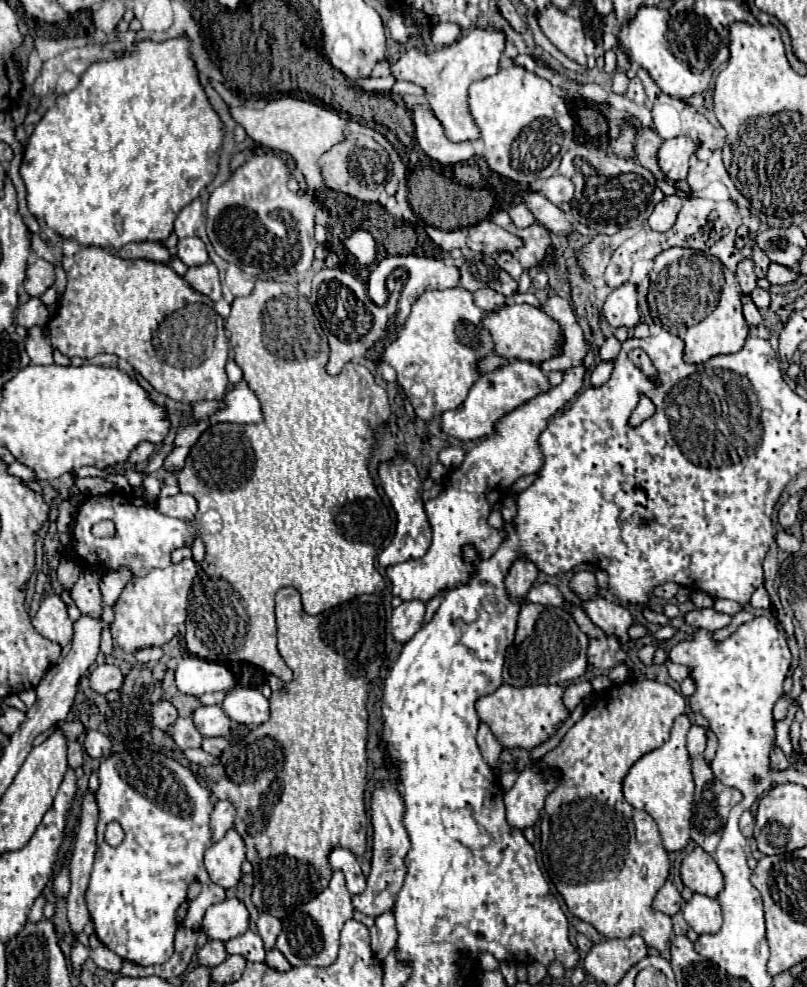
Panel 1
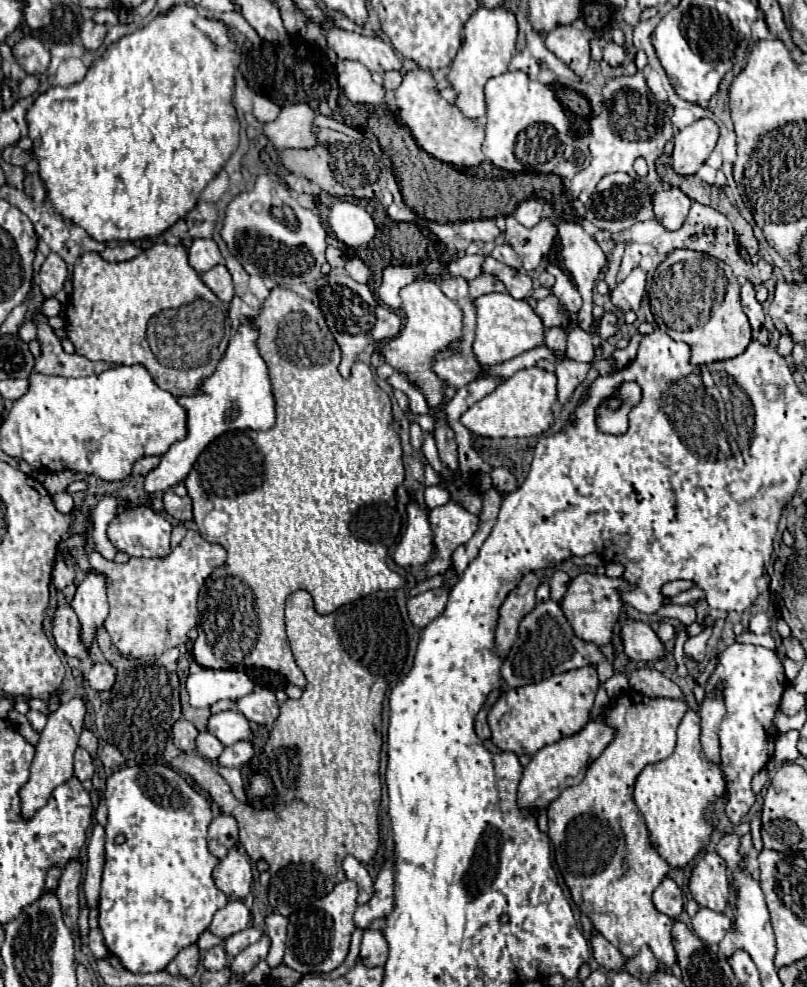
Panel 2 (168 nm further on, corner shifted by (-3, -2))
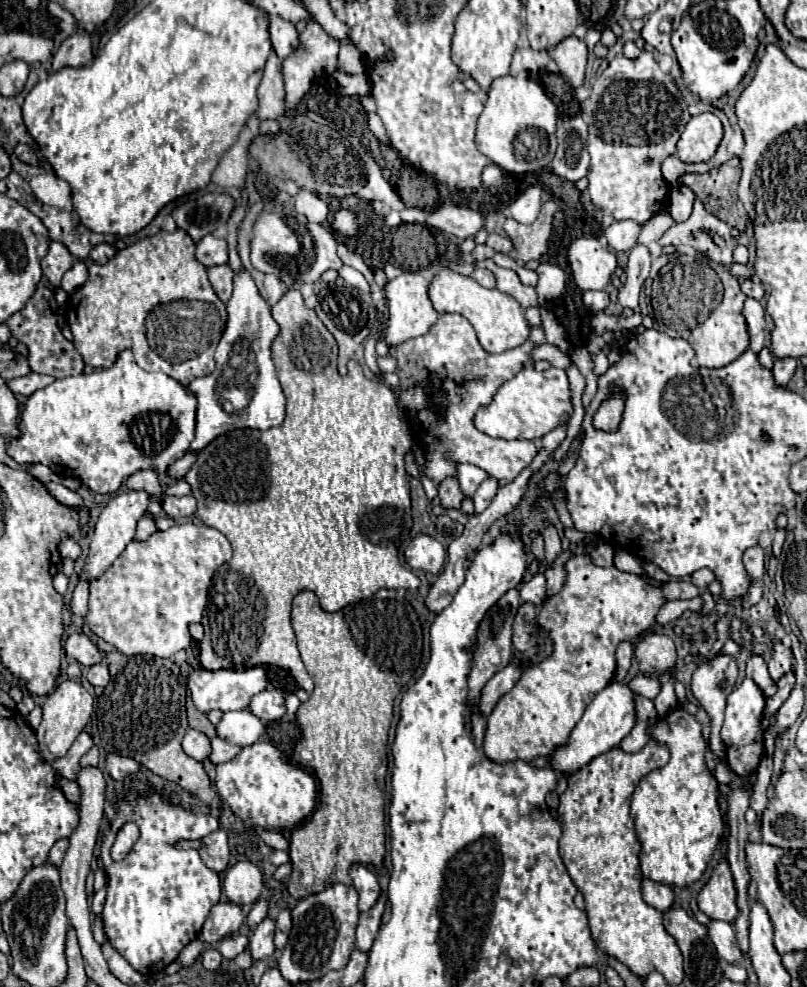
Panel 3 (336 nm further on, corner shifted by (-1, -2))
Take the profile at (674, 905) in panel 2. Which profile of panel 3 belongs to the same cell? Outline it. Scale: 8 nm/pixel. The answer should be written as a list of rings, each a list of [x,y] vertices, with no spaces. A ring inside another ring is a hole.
[[[643,878],[641,892],[643,892],[643,900],[659,912],[665,912],[667,908],[673,906],[673,890],[667,884],[659,884],[649,878]]]

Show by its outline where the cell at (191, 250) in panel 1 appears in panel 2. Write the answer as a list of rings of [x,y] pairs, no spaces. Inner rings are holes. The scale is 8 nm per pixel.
[[[211,238],[205,240],[193,240],[193,246],[189,248],[189,264],[199,272],[207,272],[213,266],[221,264],[221,252],[217,248],[217,244]]]

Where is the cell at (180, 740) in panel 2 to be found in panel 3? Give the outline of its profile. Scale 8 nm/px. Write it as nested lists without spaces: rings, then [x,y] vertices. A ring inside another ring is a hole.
[[[189,728],[183,738],[183,750],[187,756],[195,758],[197,762],[205,762],[209,760],[211,754],[211,740],[203,732]]]

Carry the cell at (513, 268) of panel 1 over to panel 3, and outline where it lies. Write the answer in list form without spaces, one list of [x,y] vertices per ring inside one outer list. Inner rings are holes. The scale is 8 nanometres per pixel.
[[[489,234],[487,246],[491,246],[495,252],[503,252],[503,254],[509,254],[513,248],[511,240],[507,236],[501,236],[501,234]]]

